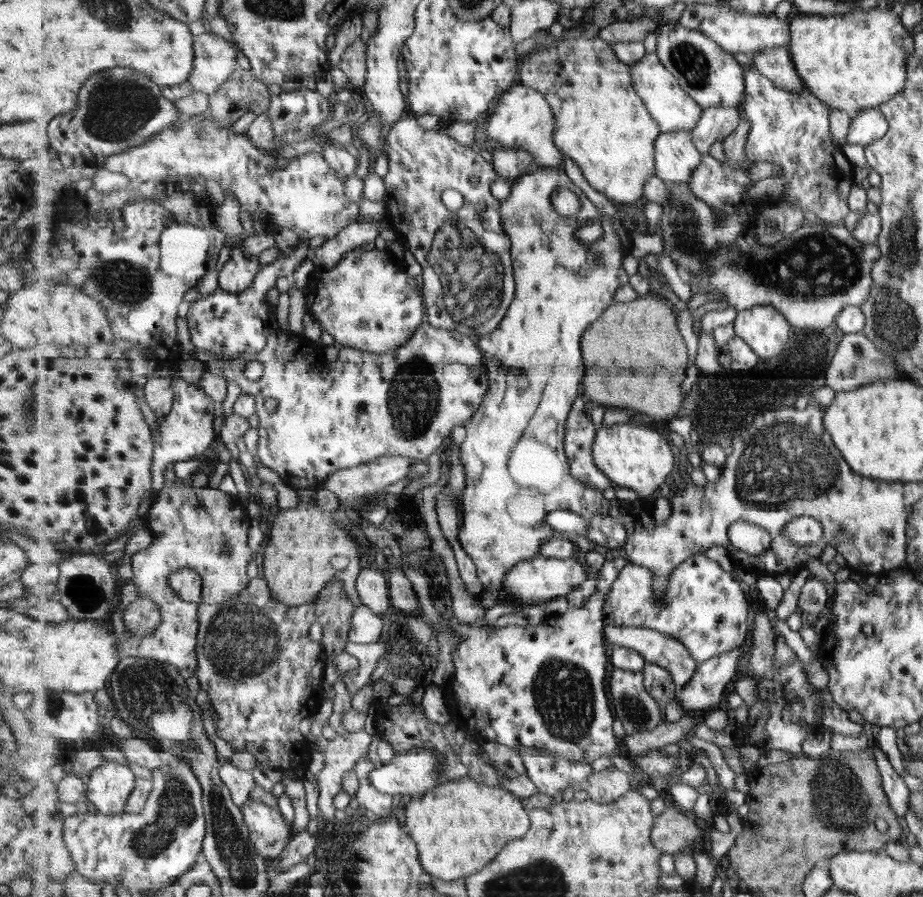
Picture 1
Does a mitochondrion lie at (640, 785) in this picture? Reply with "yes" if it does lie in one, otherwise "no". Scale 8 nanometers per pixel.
no

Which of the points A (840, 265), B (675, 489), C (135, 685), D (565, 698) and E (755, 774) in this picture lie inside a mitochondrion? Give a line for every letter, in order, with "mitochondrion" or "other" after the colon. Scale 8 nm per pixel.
A: mitochondrion
B: other
C: mitochondrion
D: mitochondrion
E: other

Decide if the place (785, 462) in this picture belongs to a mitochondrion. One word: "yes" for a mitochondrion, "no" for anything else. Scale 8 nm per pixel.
yes

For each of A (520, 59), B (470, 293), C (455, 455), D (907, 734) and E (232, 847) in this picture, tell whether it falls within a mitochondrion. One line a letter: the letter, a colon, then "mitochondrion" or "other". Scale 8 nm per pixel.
A: other
B: mitochondrion
C: other
D: other
E: mitochondrion

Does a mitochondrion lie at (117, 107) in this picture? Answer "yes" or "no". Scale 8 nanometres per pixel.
yes

